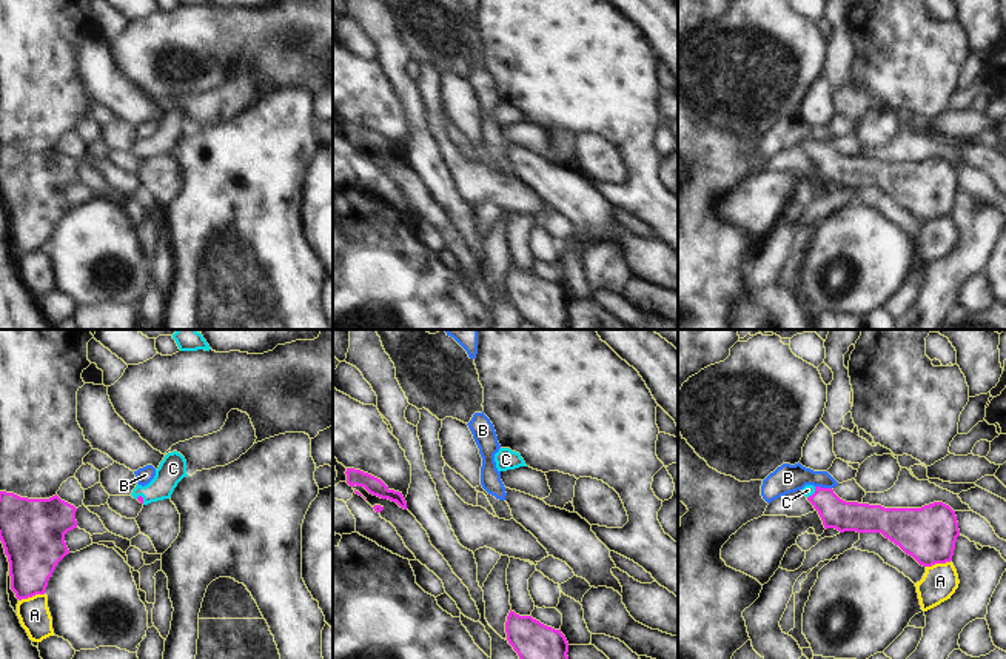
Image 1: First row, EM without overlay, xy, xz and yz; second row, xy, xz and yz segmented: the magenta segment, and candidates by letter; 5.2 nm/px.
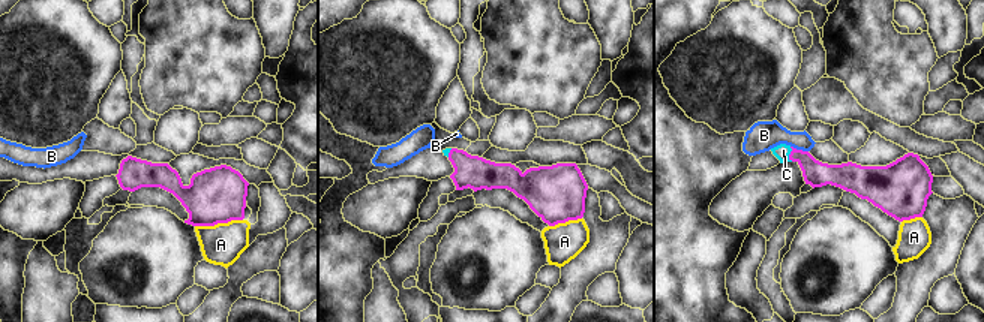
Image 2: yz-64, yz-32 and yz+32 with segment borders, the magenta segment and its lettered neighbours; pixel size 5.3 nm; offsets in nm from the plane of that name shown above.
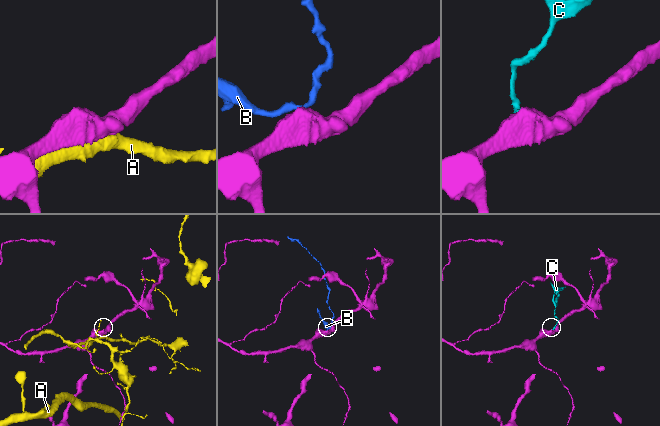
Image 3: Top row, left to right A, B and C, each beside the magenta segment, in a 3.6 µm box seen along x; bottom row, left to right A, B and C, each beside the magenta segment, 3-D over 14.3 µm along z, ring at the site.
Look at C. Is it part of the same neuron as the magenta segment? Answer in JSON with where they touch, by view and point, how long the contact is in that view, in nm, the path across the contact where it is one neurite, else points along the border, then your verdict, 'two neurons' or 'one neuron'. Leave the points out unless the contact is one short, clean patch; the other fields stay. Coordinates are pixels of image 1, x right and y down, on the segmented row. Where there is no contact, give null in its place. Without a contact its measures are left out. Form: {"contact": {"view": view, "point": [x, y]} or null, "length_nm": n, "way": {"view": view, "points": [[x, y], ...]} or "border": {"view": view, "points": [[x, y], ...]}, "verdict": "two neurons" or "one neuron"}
{"contact": {"view": "yz", "point": [814, 493]}, "length_nm": 80, "way": {"view": "yz", "points": [[835, 513], [814, 493], [808, 490]]}, "verdict": "one neuron"}

